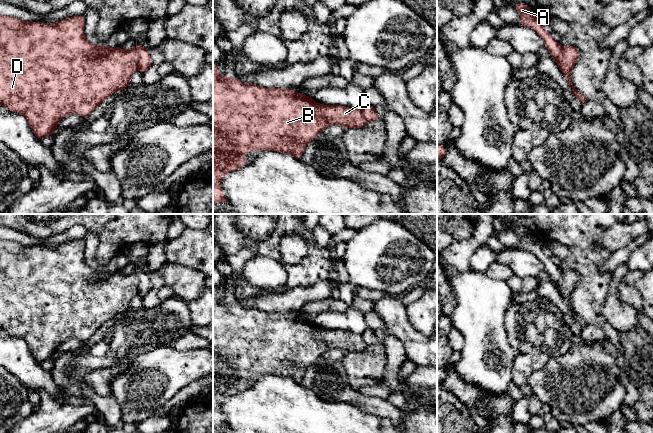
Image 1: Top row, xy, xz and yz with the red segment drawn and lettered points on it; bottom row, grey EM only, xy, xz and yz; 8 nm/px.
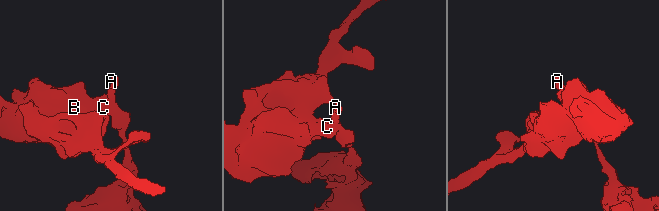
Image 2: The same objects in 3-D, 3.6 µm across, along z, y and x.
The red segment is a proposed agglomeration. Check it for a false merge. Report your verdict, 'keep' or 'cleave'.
cleave

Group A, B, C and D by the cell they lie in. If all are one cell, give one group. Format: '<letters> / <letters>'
A / B C D

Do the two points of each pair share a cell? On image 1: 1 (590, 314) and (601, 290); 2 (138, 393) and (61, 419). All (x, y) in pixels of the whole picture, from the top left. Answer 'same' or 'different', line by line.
1: same
2: different

